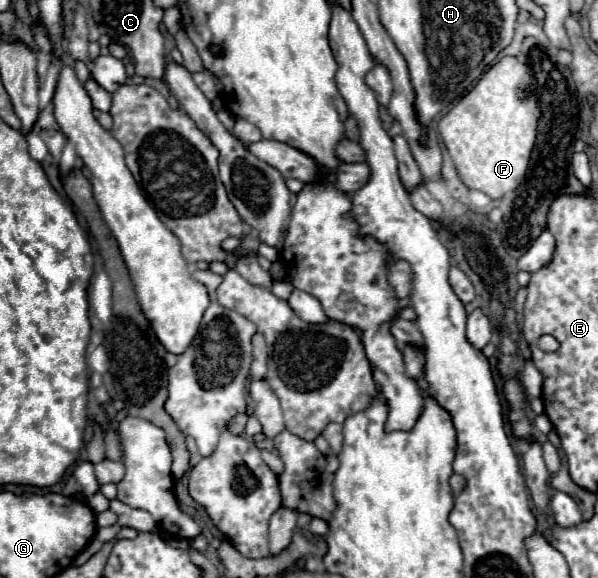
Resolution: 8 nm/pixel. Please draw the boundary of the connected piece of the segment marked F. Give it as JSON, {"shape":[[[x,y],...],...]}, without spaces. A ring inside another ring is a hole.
{"shape":[[[502,57],[496,65],[492,65],[482,79],[476,83],[476,87],[464,95],[438,123],[438,131],[442,135],[442,141],[458,169],[460,179],[466,187],[478,189],[486,193],[492,199],[500,199],[508,191],[514,191],[526,177],[530,155],[536,143],[536,127],[538,127],[538,99],[532,85],[532,77],[526,71],[526,65],[518,57]]]}

